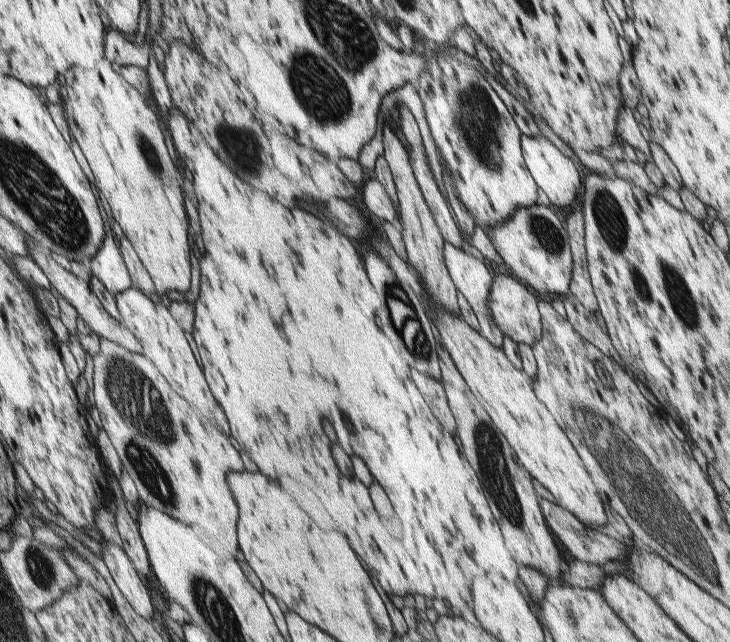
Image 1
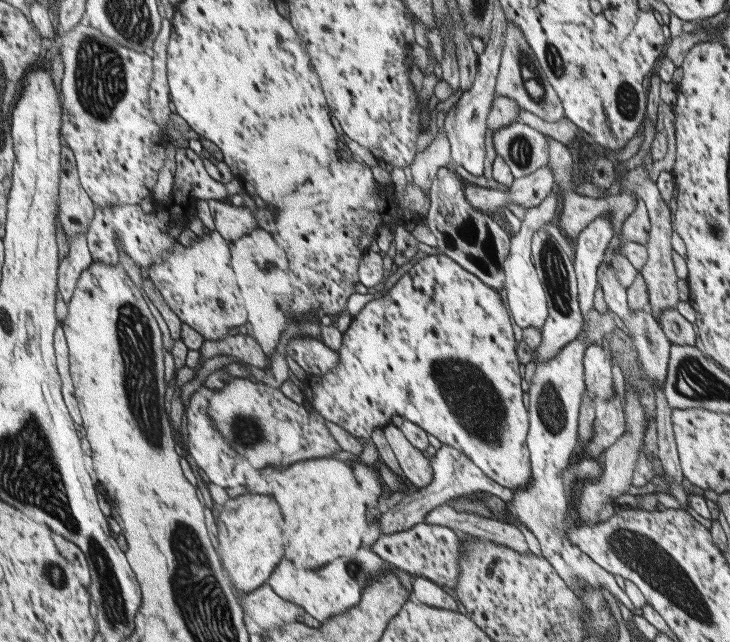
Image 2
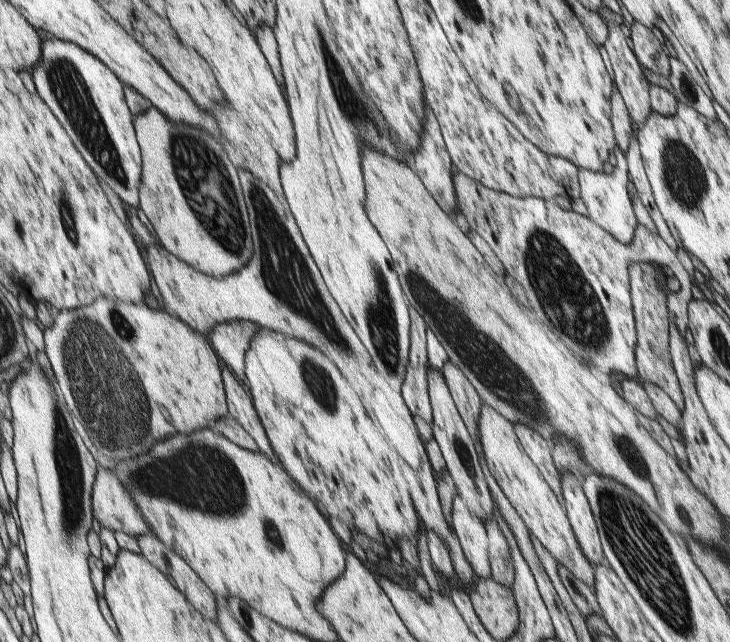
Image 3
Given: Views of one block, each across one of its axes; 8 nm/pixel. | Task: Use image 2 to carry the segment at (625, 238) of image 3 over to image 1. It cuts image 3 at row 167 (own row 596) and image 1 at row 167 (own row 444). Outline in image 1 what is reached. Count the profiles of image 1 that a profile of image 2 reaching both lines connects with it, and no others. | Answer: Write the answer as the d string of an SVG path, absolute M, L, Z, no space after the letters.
M541 134L523 135L523 152L527 152L527 168L535 172L539 190L555 208L567 208L581 188L581 180L573 162Z

